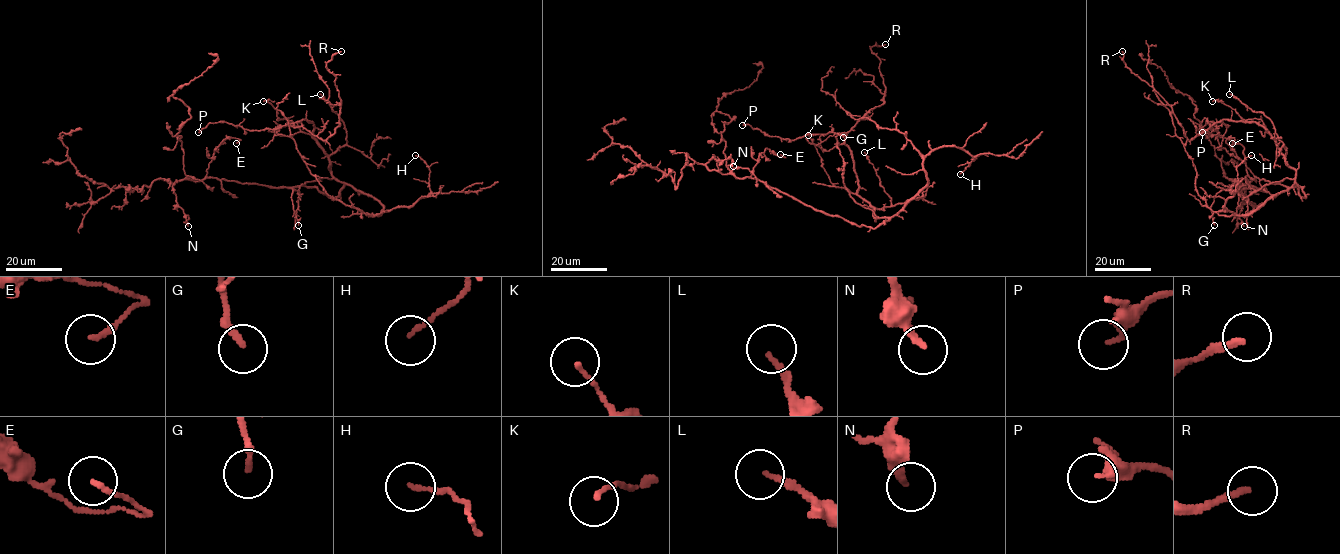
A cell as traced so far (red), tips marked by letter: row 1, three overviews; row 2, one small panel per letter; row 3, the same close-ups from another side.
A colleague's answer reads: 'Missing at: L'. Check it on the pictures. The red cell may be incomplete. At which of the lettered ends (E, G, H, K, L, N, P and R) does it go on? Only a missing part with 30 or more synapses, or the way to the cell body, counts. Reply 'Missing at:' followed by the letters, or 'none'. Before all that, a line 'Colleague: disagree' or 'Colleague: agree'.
Colleague: agree
Missing at: L

